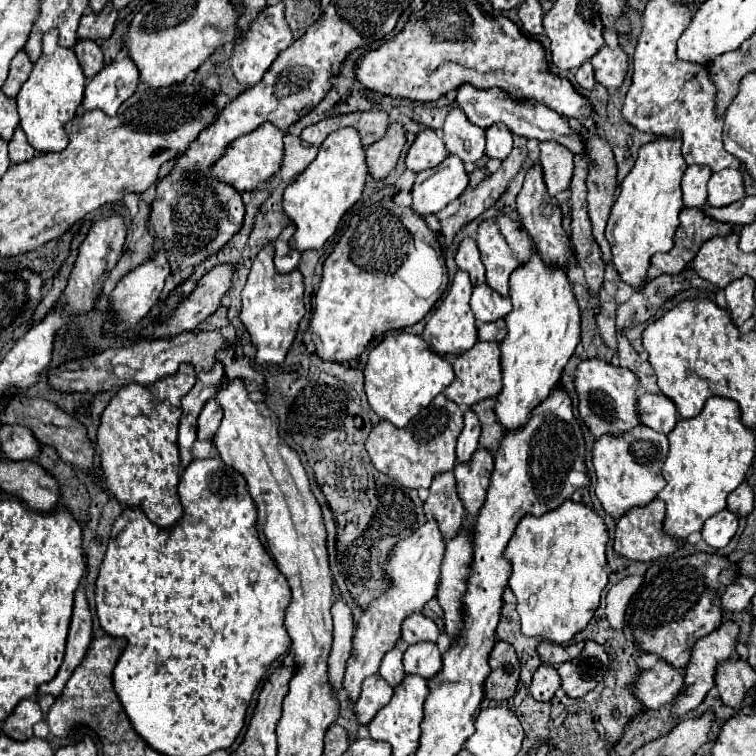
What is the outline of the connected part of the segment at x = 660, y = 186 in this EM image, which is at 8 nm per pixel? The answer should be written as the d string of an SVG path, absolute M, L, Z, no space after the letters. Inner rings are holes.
M661 137L639 149L639 157L633 169L619 187L619 197L611 207L611 215L605 229L605 237L613 253L611 261L623 283L643 287L643 283L647 281L647 269L651 265L651 257L657 251L669 251L673 247L673 235L679 225L679 211L683 209L683 205L703 207L707 203L709 177L711 177L709 167L703 165L687 167L681 155L681 141L677 139Z

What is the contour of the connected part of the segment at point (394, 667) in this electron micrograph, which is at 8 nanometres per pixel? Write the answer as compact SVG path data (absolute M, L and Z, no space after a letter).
M391 649L383 661L381 661L381 667L379 667L379 675L391 685L391 687L397 687L401 683L401 679L405 677L405 671L403 671L403 651L401 649Z

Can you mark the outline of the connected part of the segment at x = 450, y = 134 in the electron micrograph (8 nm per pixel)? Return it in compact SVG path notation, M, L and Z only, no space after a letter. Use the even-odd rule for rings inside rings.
M455 107L445 119L443 141L447 151L461 161L475 163L485 155L485 131L473 125L459 107Z

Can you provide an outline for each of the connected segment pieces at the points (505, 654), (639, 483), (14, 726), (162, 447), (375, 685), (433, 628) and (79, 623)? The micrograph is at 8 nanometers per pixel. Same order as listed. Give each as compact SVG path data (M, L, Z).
M497 641L489 655L489 667L491 673L485 679L485 697L495 701L511 699L519 683L519 663L515 649L505 641Z
M645 425L621 433L621 437L599 437L593 445L593 467L595 467L595 495L601 501L607 515L619 519L625 509L647 505L665 487L661 475L663 461L667 457L667 435L661 435Z
M25 699L17 705L17 709L13 709L9 719L5 719L1 731L15 741L25 741L25 739L33 737L31 727L41 719L43 719L43 713L41 713L37 701L35 699Z
M181 365L181 369L169 377L159 379L151 387L141 387L137 383L129 383L121 387L109 405L105 407L101 415L101 425L97 431L97 447L101 455L101 473L107 481L107 487L117 497L117 501L129 505L129 507L141 507L149 521L153 521L159 527L171 527L181 517L183 507L179 503L177 495L177 483L179 483L179 447L177 447L177 427L181 417L181 397L189 393L189 389L195 385L197 373L191 365Z
M379 675L367 677L361 685L361 695L353 705L359 725L367 725L391 697L393 697L393 689Z
M415 613L415 615L411 615L405 623L403 623L403 627L401 627L401 639L405 641L405 643L419 643L419 641L429 641L429 643L435 643L437 641L437 637L439 637L439 629L437 629L437 625L431 621L431 619L427 619L425 615L421 615L421 613Z
M79 585L77 593L75 593L75 607L73 607L73 619L71 619L69 637L67 637L65 659L63 659L59 671L57 671L57 677L53 677L53 681L45 683L45 695L53 695L53 697L61 695L61 691L63 691L67 679L71 677L73 669L85 657L91 639L93 639L93 633L91 633L91 611L87 607L85 587Z

